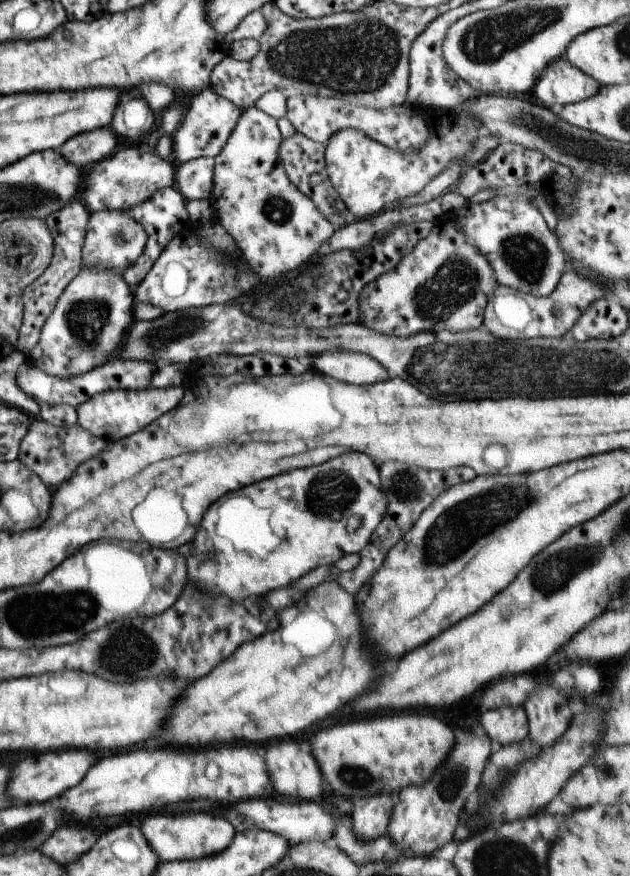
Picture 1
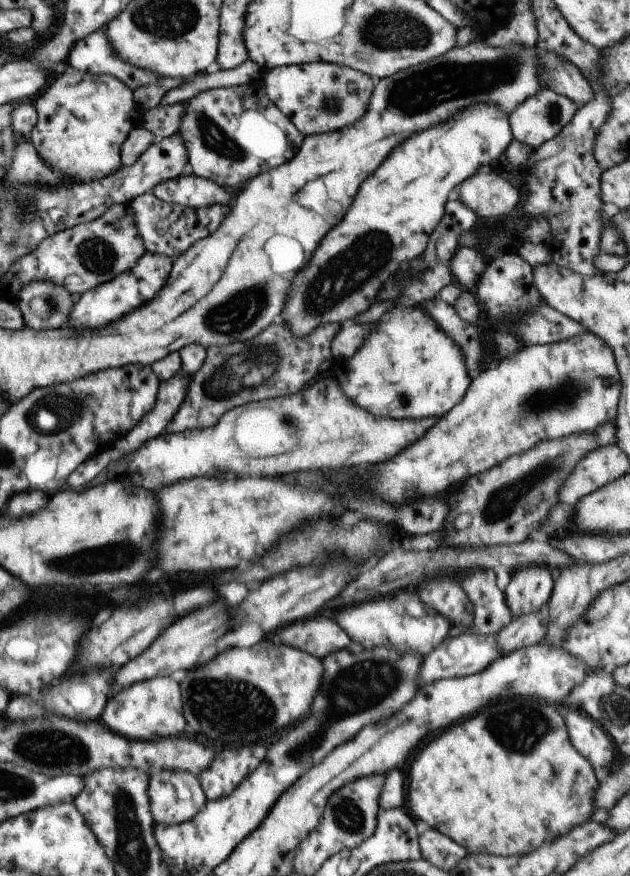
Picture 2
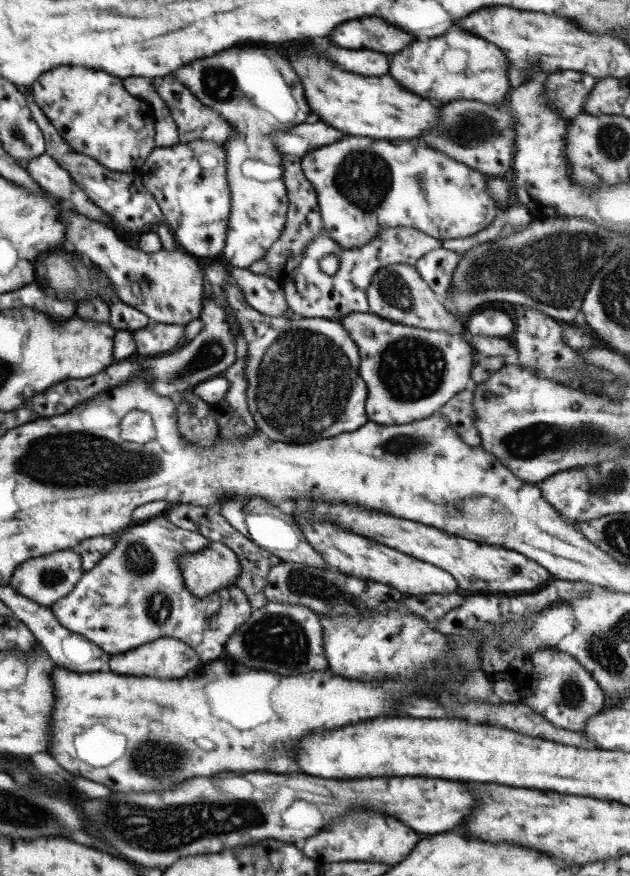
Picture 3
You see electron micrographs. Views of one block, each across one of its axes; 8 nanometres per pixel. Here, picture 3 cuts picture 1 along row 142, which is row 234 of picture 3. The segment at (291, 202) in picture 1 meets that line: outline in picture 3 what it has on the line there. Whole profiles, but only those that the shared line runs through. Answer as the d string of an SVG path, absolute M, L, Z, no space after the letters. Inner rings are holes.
M253 46L253 48L227 48L225 52L218 52L217 56L208 56L207 58L194 60L179 68L177 72L173 72L172 75L192 94L192 96L195 96L195 99L199 100L203 106L214 110L221 118L228 120L230 126L234 128L232 130L232 135L221 144L225 155L225 178L227 179L230 198L229 216L226 220L225 240L223 248L221 249L221 258L227 262L228 267L246 269L252 262L262 260L267 249L279 238L284 227L284 222L286 221L288 198L286 196L285 182L282 178L282 153L280 153L279 149L273 144L268 134L274 134L274 132L278 130L288 130L288 128L292 126L307 122L310 108L304 101L299 77L295 74L289 62L287 62L277 50L273 50L273 48L255 48L255 46Z

